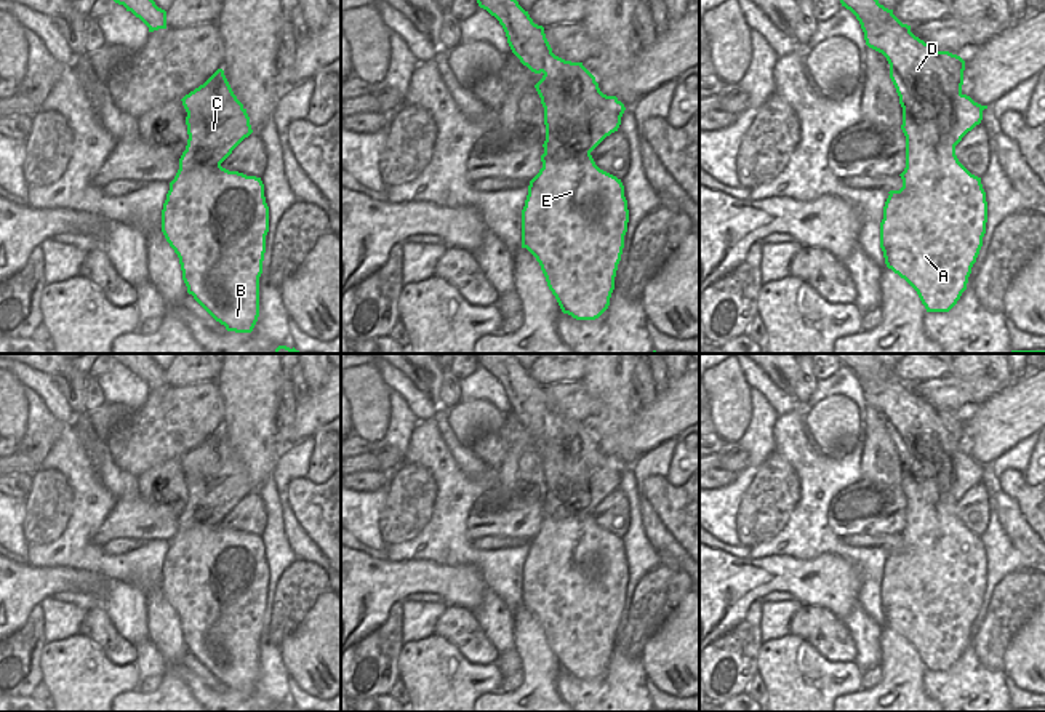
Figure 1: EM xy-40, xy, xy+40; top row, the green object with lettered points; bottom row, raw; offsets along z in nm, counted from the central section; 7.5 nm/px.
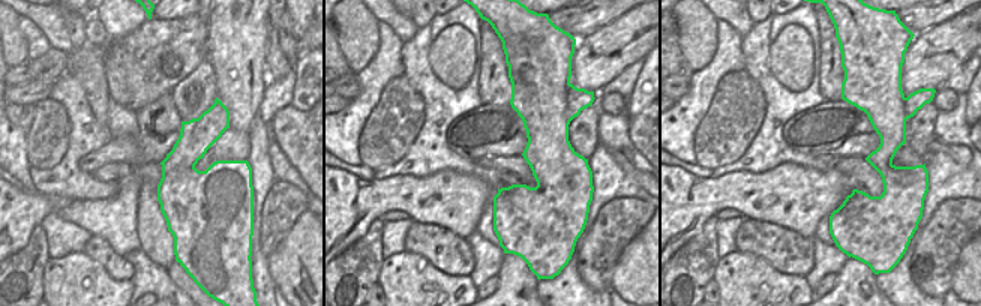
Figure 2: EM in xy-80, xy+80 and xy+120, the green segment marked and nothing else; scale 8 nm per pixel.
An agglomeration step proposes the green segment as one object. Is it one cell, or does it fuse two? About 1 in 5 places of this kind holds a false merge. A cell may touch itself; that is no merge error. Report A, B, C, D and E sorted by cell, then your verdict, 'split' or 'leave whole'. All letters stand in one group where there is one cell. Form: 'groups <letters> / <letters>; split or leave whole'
groups A B D E / C; split

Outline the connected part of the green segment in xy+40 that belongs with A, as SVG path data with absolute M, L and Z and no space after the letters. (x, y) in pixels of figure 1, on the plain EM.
M834 354L861 382L866 403L882 411L890 422L890 437L903 466L901 488L906 494L906 526L899 533L903 546L890 549L880 581L880 606L885 622L904 637L919 653L927 670L949 670L967 648L971 626L983 605L987 581L987 560L981 536L971 533L957 517L957 501L951 494L951 470L957 467L962 451L965 419L949 410L936 410L911 390L893 368L879 362L874 354Z

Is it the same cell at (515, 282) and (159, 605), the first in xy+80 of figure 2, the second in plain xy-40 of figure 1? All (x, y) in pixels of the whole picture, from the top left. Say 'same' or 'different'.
same

